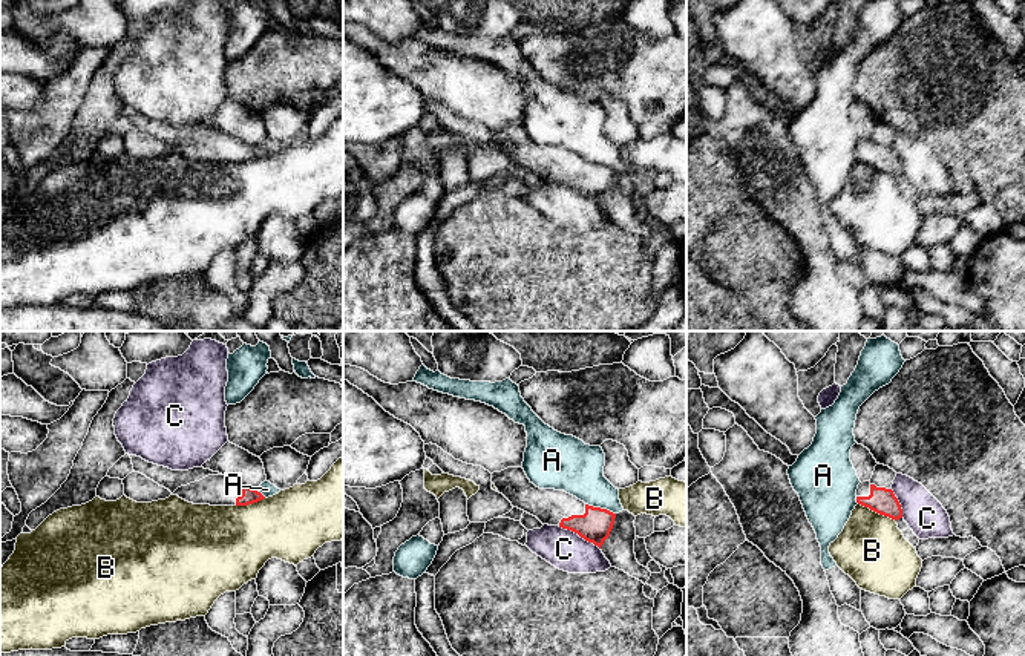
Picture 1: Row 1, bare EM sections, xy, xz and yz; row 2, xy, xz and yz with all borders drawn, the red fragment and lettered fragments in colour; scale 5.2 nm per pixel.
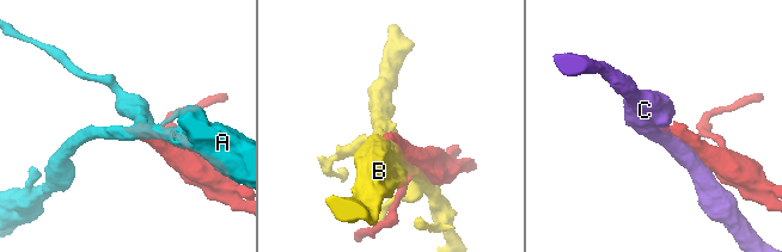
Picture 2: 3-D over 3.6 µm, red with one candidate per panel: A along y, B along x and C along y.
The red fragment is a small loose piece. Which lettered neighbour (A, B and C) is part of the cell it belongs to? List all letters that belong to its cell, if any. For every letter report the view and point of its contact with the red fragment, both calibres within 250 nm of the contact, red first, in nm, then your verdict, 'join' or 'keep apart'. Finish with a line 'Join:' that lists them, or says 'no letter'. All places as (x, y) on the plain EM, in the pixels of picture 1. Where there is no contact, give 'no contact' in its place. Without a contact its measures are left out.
A: meets red in xz at (599, 164); 170 nm thick on the red side, 280 nm on the other; keep apart
B: meets red in yz at (877, 169); 140 nm thick on the red side, 360 nm on the other; keep apart
C: meets red in xz at (579, 192); 170 nm thick on the red side, 200 nm on the other; keep apart
Join: no letter

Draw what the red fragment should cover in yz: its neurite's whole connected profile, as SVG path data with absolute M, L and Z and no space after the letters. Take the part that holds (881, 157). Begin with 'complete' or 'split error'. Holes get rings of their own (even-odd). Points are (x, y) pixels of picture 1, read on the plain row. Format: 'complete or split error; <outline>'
split error; M863 138L856 146L856 159L892 176L902 175L902 166L892 146Z

